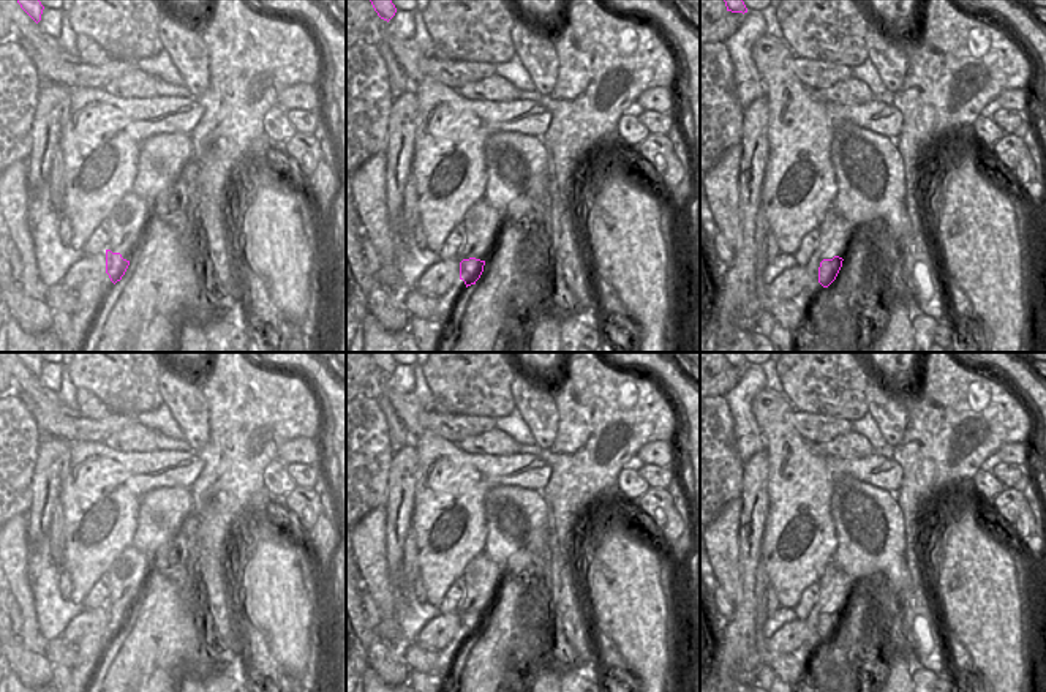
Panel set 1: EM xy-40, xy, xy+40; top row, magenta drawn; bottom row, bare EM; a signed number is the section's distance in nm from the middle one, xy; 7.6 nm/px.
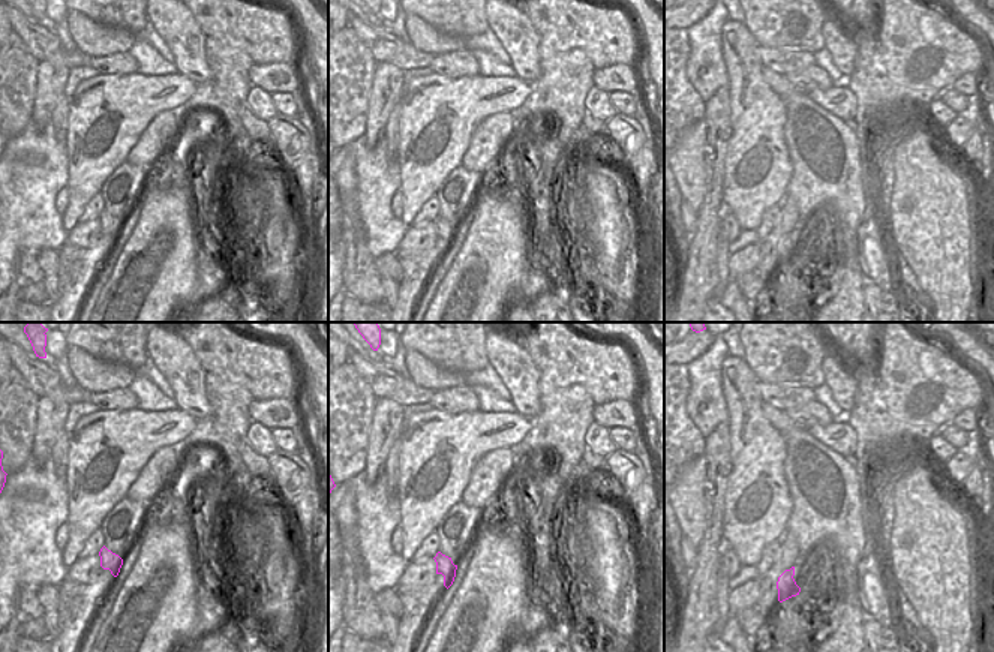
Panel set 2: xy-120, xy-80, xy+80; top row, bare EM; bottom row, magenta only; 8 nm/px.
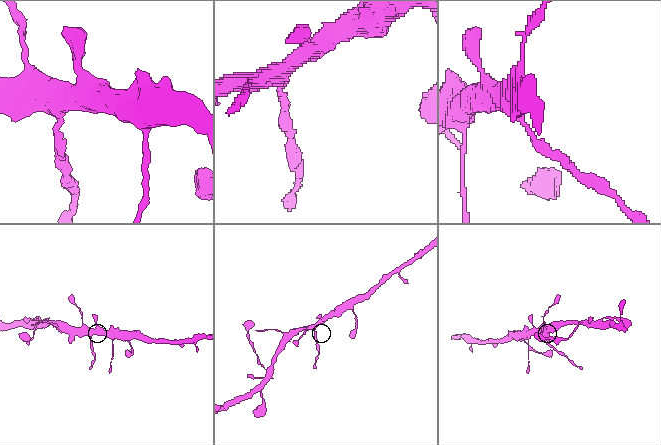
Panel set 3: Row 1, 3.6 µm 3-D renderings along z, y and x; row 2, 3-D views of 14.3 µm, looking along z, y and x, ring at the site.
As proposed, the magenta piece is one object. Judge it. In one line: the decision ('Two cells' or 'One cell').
Two cells.

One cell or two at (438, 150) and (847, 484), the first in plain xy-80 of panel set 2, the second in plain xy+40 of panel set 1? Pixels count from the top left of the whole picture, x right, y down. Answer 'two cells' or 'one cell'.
two cells

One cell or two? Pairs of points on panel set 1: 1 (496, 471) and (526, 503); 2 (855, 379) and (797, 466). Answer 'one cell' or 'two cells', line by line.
1: two cells
2: two cells

